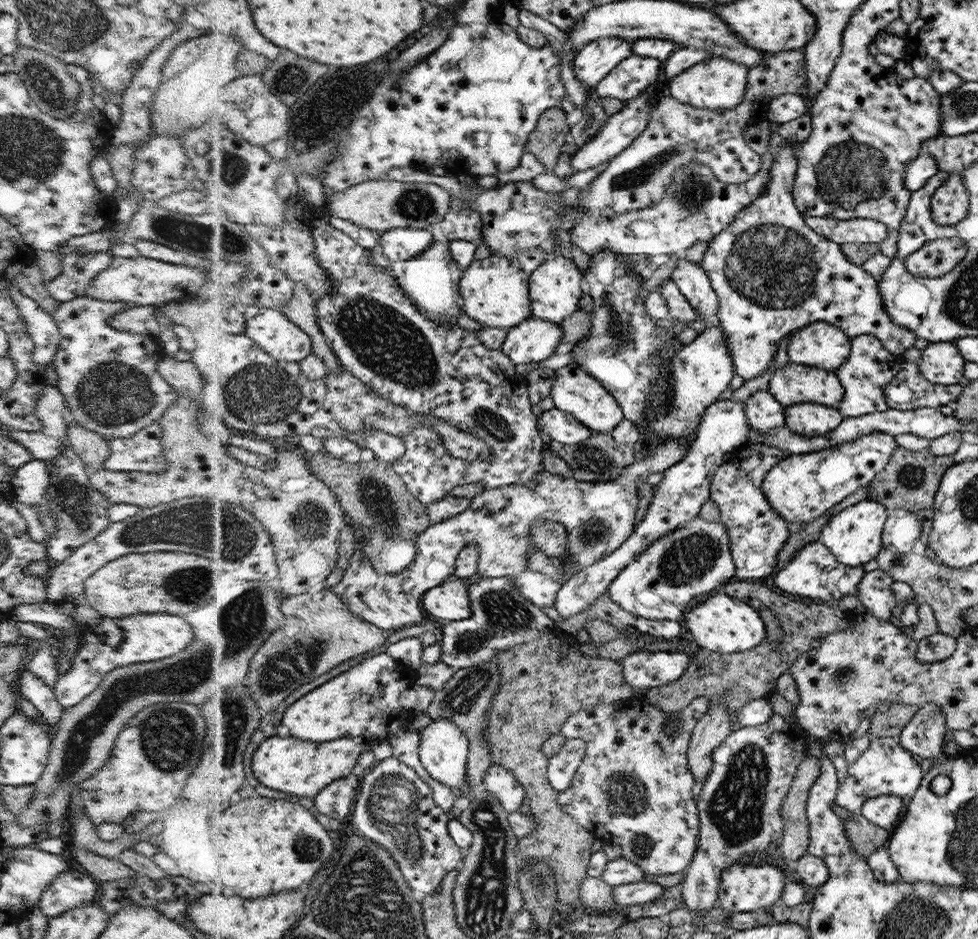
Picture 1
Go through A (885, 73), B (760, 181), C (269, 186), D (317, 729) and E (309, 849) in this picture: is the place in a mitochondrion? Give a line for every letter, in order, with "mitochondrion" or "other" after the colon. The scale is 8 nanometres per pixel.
A: other
B: other
C: other
D: other
E: mitochondrion

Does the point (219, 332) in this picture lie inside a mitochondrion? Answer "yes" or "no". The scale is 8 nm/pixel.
no

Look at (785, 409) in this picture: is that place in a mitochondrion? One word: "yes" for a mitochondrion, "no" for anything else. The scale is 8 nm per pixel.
no

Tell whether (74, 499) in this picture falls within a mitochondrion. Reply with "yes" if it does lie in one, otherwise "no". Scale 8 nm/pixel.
yes

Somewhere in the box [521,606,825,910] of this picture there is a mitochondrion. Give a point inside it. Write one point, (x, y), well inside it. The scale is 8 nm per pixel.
(736, 809)

